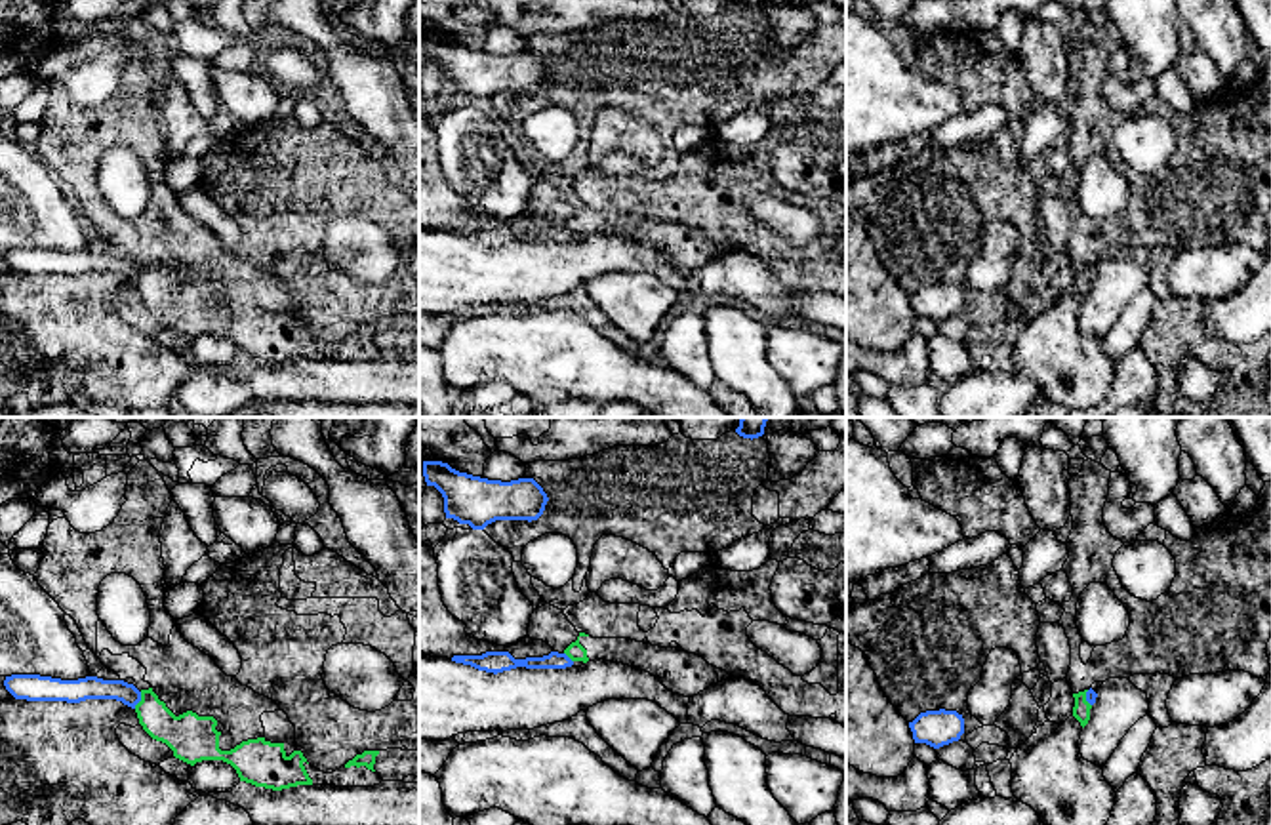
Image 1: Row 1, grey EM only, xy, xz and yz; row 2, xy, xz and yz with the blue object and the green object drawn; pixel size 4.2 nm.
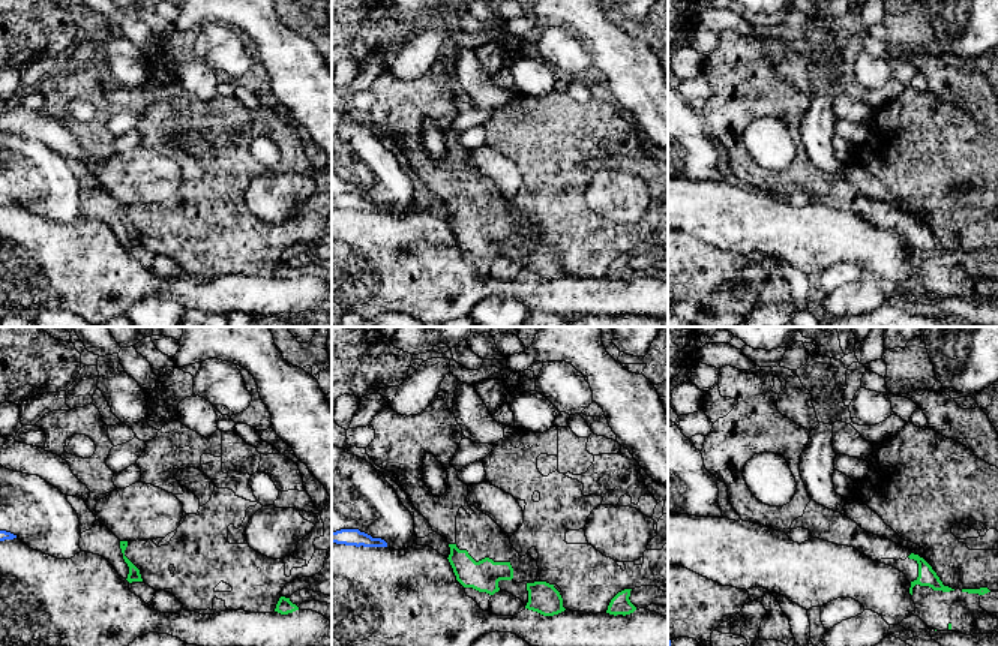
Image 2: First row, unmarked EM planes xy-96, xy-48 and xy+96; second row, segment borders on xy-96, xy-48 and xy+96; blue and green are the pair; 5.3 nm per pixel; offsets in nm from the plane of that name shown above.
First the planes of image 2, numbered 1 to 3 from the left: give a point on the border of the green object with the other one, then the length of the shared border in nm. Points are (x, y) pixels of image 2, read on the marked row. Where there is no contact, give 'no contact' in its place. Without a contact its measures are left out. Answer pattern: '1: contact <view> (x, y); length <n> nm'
1: no contact
2: no contact
3: no contact

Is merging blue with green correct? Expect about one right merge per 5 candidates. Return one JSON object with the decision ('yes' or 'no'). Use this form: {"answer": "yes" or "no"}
{"answer": "no"}

